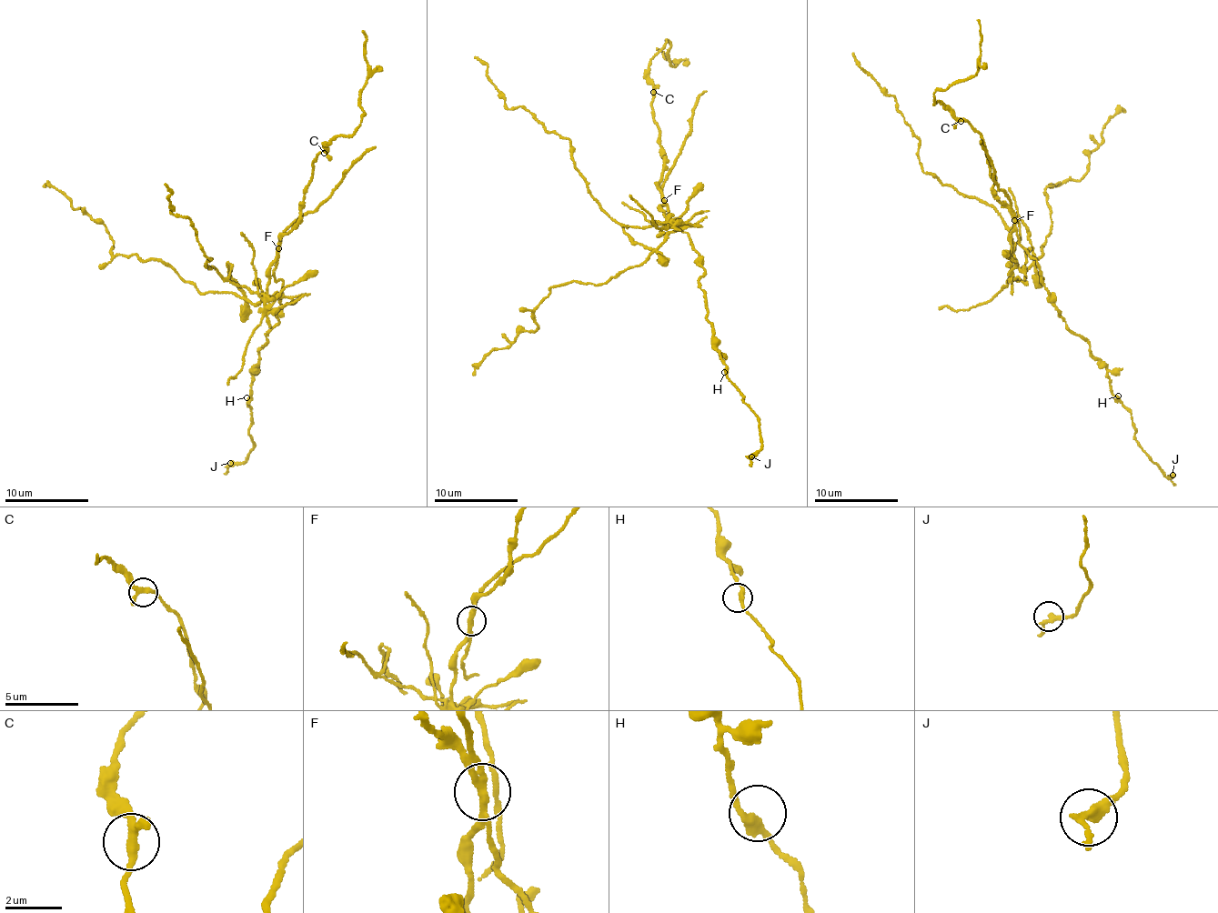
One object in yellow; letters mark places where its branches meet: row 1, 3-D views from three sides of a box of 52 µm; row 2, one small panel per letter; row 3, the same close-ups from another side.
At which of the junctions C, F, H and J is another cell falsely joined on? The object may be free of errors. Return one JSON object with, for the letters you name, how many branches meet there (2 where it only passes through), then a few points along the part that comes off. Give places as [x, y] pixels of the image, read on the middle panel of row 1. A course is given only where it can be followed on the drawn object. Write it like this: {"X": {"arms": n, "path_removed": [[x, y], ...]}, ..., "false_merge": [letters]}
{"F": {"arms": 2, "path_removed": [[664, 199], [677, 227], [665, 241], [598, 285], [550, 288], [534, 312], [538, 326], [488, 354], [474, 376]]}, "false_merge": ["F"]}

